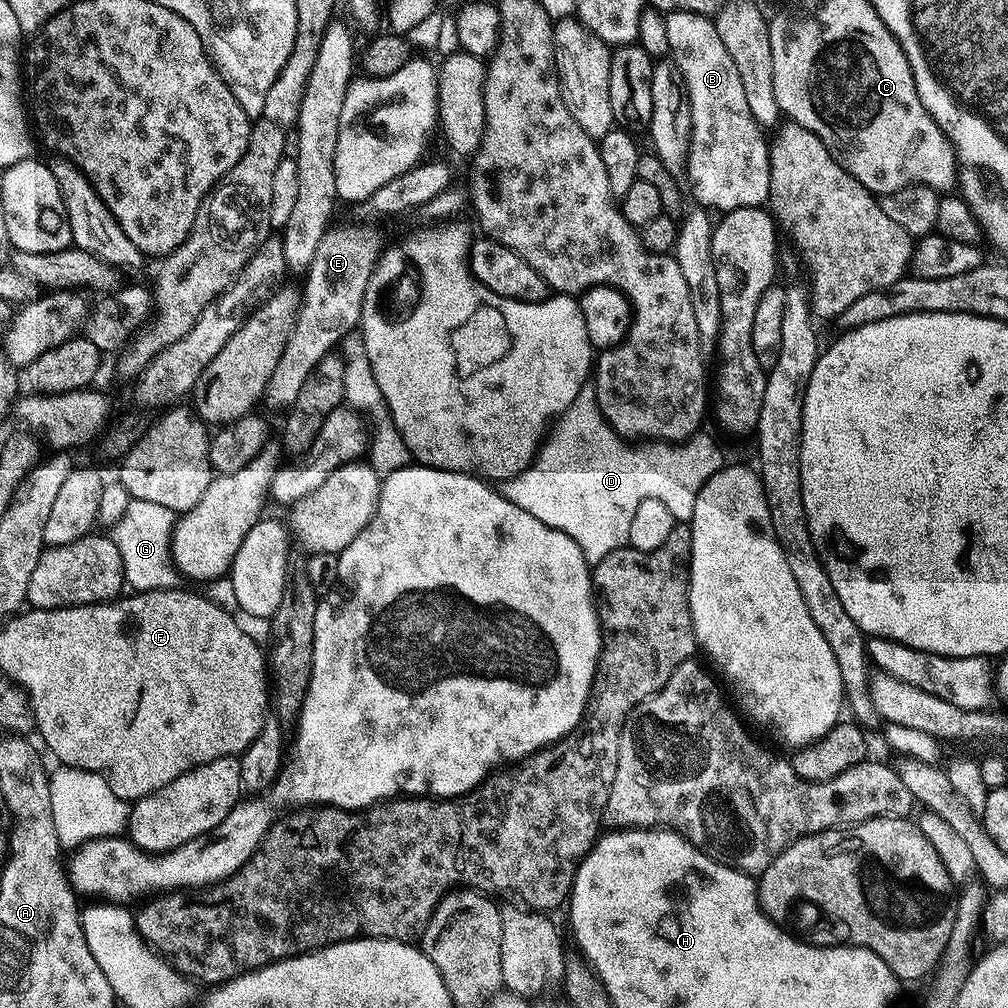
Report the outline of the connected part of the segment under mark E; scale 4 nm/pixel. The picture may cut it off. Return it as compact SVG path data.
M340 228L337 232L328 230L325 233L303 277L304 305L300 304L295 309L293 330L278 360L278 366L266 383L263 406L265 404L270 411L280 413L291 409L306 378L310 378L324 356L336 348L335 344L347 332L357 331L366 286L381 253L380 236L372 228Z

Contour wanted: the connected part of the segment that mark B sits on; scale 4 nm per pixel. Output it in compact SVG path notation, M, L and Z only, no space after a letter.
M670 12L664 17L666 35L670 37L670 56L678 66L686 82L692 111L692 141L688 155L687 179L692 180L692 192L699 207L715 210L723 214L736 208L758 208L767 205L772 191L772 164L770 148L764 145L760 126L754 114L750 114L750 105L742 90L742 81L738 79L738 70L726 54L726 45L718 38L715 23L707 16L689 12Z

